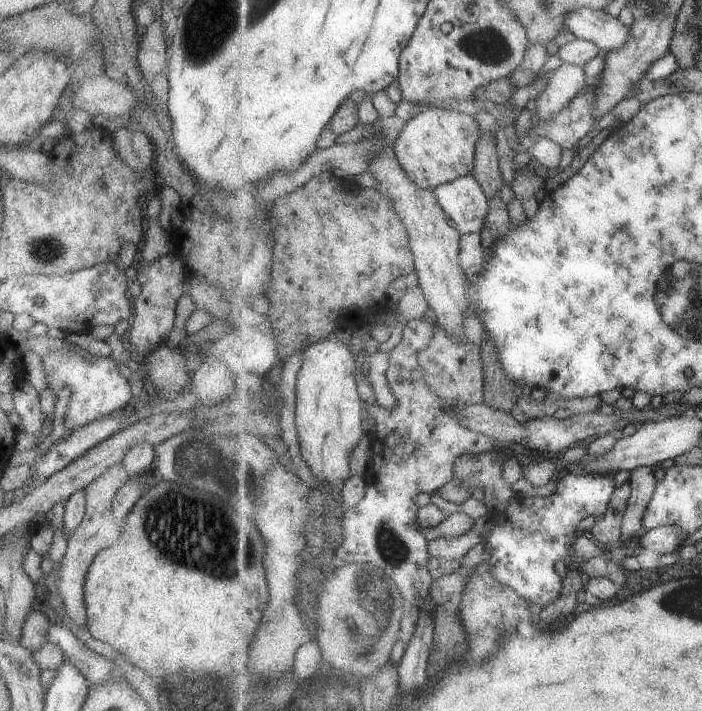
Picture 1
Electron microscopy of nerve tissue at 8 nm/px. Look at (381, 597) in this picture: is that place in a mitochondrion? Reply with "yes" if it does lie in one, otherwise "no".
yes

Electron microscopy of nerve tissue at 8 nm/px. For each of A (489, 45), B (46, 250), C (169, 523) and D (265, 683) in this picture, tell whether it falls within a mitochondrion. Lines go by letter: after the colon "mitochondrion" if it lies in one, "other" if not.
A: mitochondrion
B: mitochondrion
C: mitochondrion
D: other

